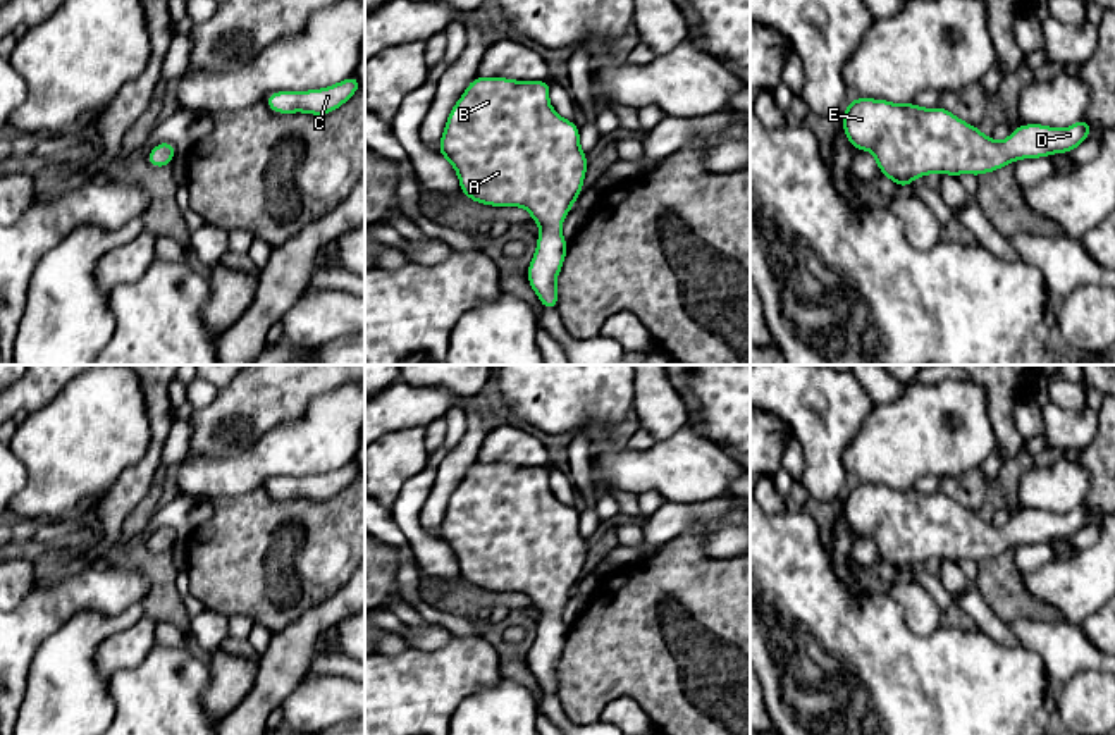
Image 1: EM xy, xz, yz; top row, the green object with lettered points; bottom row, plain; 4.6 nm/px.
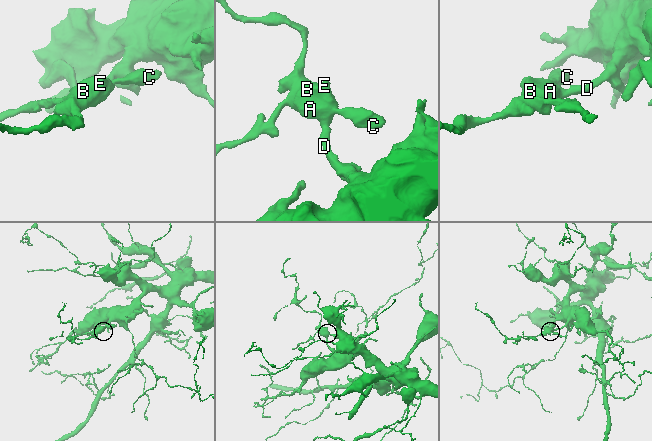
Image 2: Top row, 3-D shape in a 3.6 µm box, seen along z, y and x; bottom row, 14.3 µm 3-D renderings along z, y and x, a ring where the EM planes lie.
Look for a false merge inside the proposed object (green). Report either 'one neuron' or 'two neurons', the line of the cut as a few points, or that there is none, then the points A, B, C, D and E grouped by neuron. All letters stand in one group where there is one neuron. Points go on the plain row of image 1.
one neuron; no cut; A B C D E

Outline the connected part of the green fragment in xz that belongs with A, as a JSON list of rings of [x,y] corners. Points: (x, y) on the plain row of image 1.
[[[477,461],[447,501],[439,537],[454,553],[466,584],[490,592],[523,592],[540,611],[542,618],[537,621],[537,635],[527,661],[540,690],[556,697],[556,664],[570,630],[559,616],[582,578],[587,539],[580,535],[576,510],[551,492],[549,472],[551,465],[513,466]]]

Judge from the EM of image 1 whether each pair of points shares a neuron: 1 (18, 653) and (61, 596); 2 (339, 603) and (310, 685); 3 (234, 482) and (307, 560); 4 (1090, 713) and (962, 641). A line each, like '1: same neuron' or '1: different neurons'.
1: same neuron
2: different neurons
3: different neurons
4: different neurons

